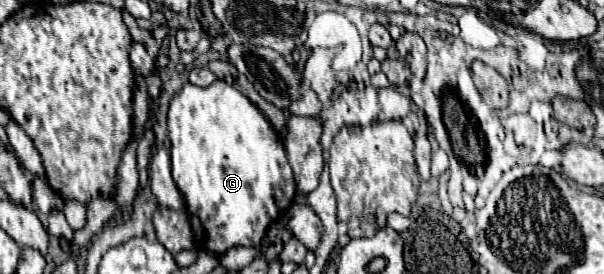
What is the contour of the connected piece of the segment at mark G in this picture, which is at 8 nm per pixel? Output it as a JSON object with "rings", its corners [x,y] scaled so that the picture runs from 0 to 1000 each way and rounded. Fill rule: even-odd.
{"rings":[[[358,292],[344,321],[308,299],[281,372],[278,504],[285,518],[285,650],[308,730],[325,912],[341,912],[368,942],[374,912],[387,898],[430,898],[440,839],[477,766],[477,752],[483,752],[490,708],[470,526],[447,438],[424,394],[424,380],[371,292]]]}

